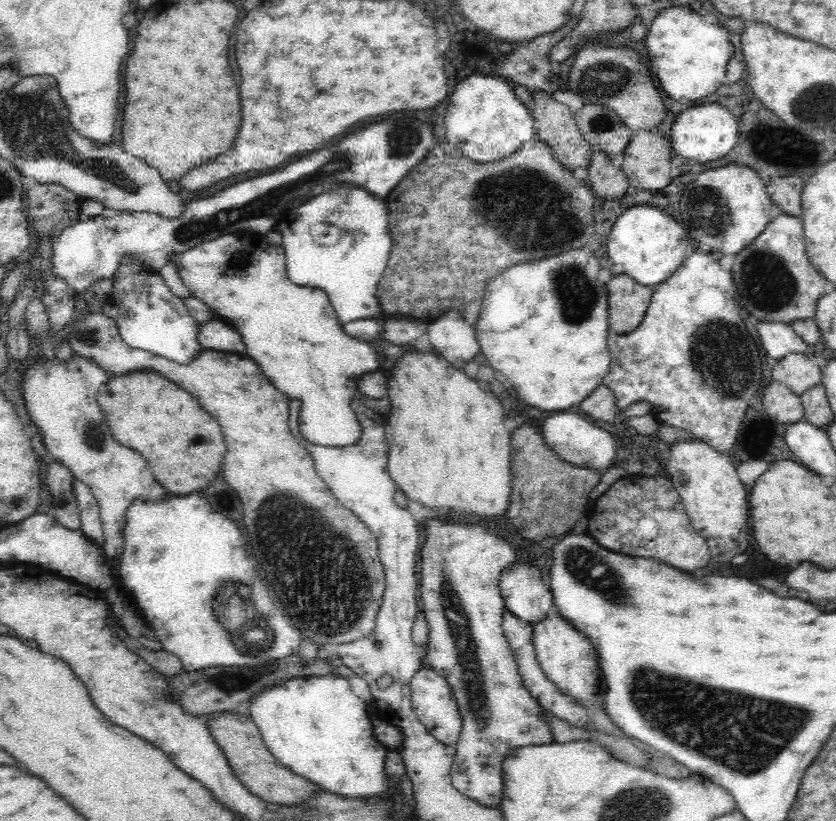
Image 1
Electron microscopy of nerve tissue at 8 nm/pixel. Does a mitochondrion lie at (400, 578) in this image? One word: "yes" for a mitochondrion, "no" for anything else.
no

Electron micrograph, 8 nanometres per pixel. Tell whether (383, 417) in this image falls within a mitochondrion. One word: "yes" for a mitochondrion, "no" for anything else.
no

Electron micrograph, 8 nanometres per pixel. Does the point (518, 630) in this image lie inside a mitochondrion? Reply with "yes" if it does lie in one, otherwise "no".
no

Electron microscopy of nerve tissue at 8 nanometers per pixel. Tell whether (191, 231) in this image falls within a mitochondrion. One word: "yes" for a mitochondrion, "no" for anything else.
yes

